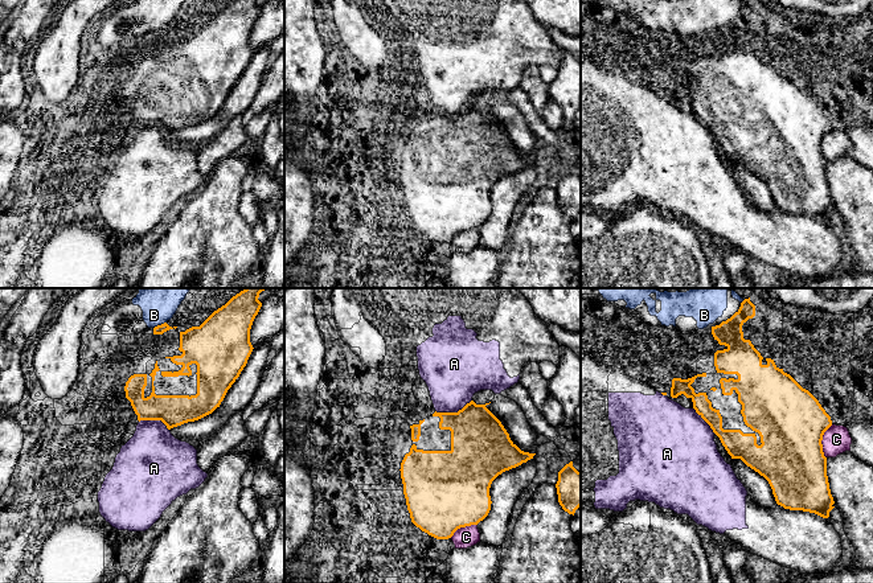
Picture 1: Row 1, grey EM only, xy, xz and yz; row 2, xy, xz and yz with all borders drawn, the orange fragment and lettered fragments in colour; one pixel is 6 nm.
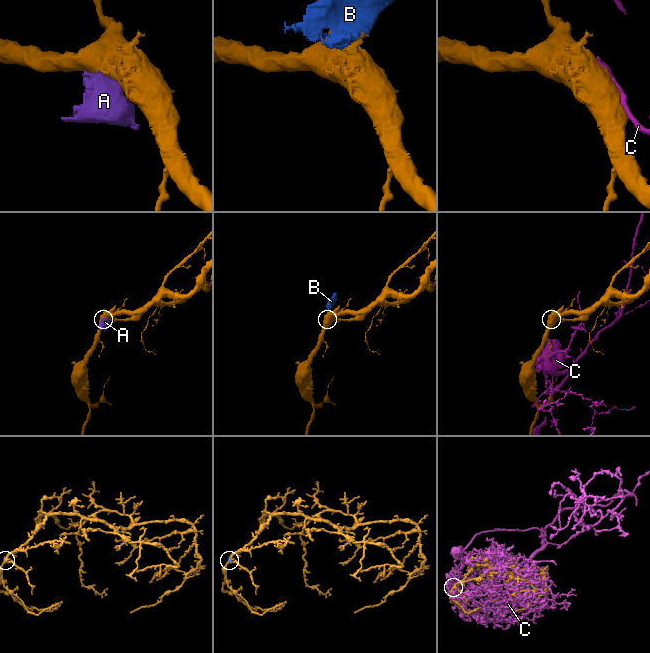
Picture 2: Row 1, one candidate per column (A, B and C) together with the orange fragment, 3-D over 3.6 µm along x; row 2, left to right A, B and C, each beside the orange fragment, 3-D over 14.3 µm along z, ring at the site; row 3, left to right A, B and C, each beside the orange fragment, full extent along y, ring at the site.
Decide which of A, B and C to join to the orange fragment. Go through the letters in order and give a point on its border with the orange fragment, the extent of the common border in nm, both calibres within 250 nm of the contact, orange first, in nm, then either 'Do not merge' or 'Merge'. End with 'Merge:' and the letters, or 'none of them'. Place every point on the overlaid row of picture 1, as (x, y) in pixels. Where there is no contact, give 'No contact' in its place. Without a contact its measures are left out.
A: Touches orange at xz (453, 413). Shared border 240 nm. Thickness 360 nm (orange) against 360 nm. Do not merge
B: Touches orange at xy (159, 325). Shared border 90 nm. Thickness 60 nm (orange) against 280 nm. Do not merge
C: Touches orange at yz (820, 442). Shared border 220 nm. Thickness 420 nm (orange) against 170 nm. Do not merge
Merge: none of them

